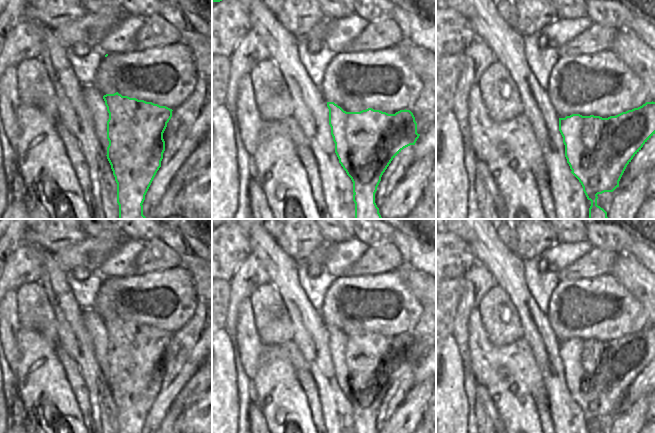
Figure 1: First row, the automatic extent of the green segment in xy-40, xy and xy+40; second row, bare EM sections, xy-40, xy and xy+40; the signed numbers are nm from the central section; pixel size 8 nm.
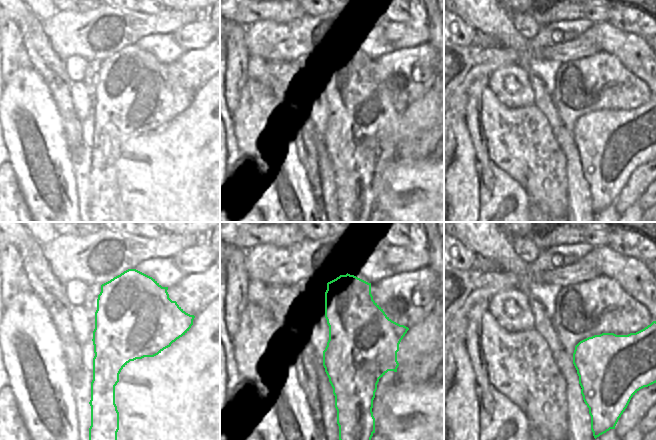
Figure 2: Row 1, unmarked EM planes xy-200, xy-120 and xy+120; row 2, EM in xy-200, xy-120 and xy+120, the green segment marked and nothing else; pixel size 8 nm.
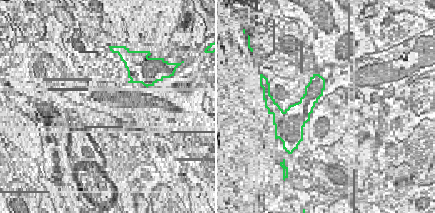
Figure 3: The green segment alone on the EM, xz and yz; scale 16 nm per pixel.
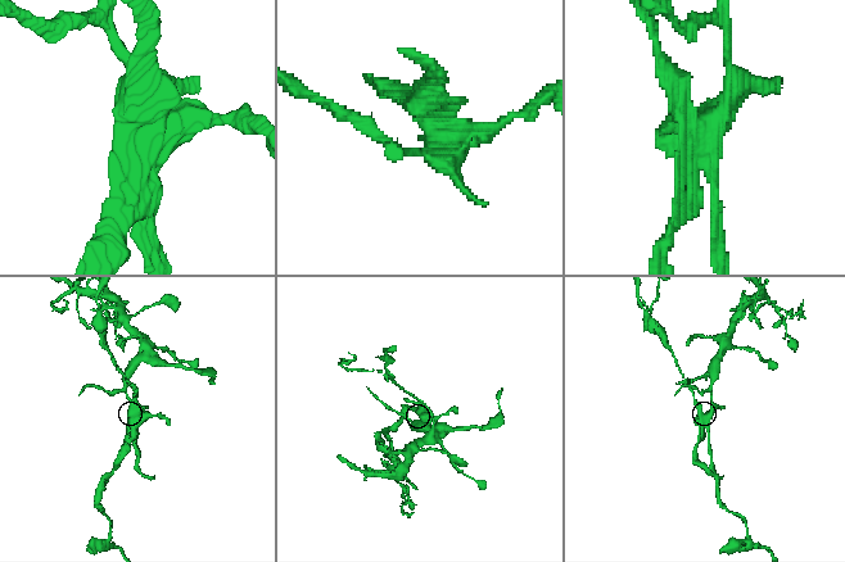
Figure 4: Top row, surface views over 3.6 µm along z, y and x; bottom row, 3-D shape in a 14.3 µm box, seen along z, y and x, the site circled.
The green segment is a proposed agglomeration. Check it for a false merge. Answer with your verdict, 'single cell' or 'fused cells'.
fused cells

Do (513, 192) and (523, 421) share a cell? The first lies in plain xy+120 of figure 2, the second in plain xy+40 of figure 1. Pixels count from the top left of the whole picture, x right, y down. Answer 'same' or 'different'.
different

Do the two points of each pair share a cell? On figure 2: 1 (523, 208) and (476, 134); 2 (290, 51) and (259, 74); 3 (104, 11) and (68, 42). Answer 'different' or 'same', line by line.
1: same
2: different
3: same

